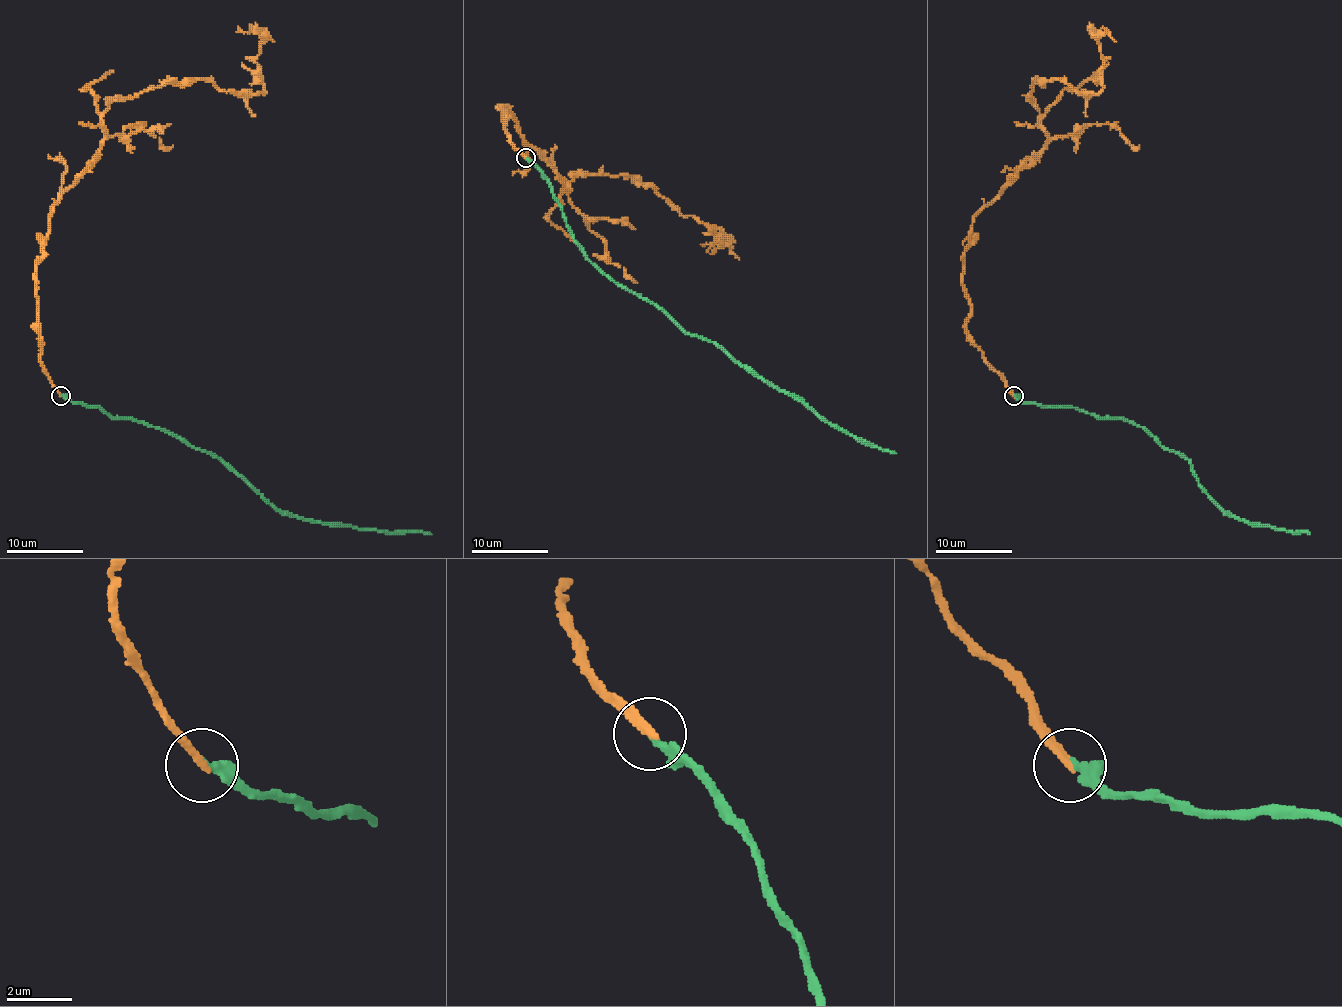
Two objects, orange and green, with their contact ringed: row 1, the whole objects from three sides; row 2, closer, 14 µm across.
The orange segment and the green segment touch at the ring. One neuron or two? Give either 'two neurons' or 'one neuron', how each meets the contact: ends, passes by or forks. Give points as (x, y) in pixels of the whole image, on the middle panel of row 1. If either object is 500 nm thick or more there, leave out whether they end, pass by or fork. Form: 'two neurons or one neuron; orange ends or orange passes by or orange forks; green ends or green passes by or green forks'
one neuron; orange ends; green ends

